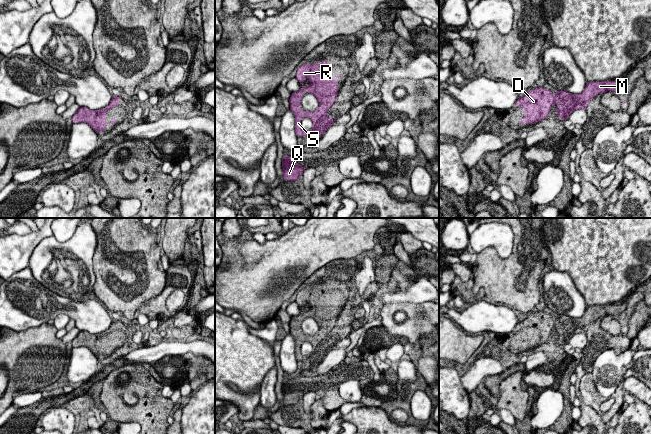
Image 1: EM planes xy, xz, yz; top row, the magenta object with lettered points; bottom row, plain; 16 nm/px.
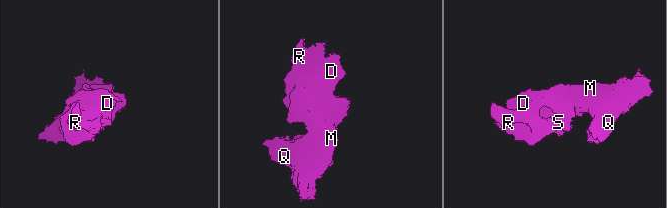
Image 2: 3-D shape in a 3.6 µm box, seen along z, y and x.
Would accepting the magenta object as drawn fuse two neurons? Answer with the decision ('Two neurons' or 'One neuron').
One neuron

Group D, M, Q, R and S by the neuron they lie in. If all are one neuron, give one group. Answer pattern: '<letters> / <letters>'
D M Q R S

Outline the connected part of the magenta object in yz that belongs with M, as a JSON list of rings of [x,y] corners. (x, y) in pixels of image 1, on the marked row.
[[[603,81],[603,82],[587,82],[584,91],[580,94],[572,94],[567,91],[558,90],[556,93],[552,93],[545,88],[538,87],[531,89],[526,95],[520,96],[516,101],[516,108],[518,107],[521,110],[521,106],[524,106],[524,121],[521,122],[519,118],[519,124],[536,124],[542,120],[545,120],[549,116],[549,111],[551,107],[556,103],[556,113],[558,114],[559,119],[567,120],[569,115],[578,109],[587,109],[589,102],[600,93],[605,93],[607,91],[612,91],[613,93],[620,91],[625,85],[617,81]]]

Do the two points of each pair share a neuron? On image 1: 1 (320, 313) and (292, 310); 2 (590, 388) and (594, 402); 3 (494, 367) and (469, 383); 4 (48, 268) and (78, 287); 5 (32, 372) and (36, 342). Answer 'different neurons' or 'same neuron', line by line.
1: different neurons
2: same neuron
3: same neuron
4: same neuron
5: same neuron

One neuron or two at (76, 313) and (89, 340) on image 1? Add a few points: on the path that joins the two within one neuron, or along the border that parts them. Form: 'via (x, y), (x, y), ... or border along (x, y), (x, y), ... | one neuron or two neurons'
border along (107, 329), (98, 333), (80, 331) | two neurons

